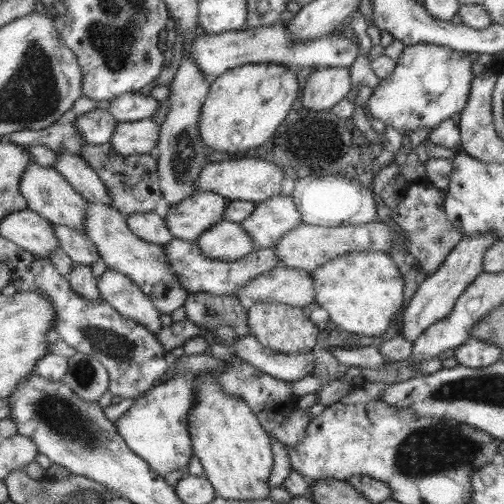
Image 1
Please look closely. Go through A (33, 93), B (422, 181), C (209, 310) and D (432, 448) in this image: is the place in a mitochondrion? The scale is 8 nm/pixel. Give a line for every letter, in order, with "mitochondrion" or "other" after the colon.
A: mitochondrion
B: other
C: mitochondrion
D: mitochondrion

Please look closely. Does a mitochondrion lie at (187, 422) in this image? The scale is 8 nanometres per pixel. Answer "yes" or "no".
no

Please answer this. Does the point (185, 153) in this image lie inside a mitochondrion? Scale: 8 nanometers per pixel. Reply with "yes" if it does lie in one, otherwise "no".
yes

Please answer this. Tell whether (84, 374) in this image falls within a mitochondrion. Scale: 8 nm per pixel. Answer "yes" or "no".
yes

